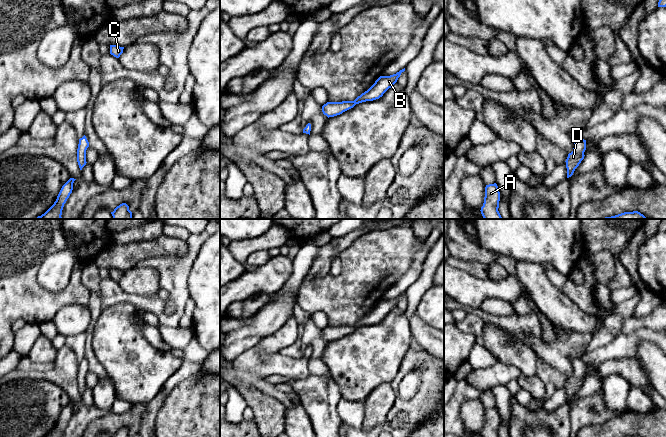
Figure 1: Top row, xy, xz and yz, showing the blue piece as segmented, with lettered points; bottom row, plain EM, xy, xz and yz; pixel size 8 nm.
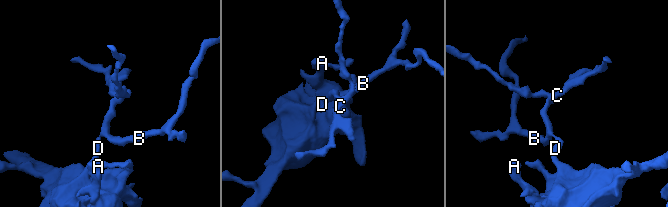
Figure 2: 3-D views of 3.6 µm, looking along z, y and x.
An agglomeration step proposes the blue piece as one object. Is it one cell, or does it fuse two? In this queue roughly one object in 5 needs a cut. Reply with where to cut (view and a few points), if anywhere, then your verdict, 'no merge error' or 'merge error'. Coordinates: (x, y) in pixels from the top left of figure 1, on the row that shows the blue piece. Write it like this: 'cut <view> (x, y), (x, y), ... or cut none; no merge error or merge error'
cut none; no merge error

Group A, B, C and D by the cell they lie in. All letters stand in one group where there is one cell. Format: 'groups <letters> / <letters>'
groups A B C D

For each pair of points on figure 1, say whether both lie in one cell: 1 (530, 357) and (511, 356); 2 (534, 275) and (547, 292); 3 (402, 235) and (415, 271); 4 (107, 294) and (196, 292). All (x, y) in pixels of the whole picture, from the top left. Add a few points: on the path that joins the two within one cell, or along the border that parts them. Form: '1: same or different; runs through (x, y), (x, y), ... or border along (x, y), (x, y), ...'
1: same; runs through (525, 357), (516, 356)
2: same; runs through (534, 279), (543, 288)
3: different; border along (425, 243), (415, 254), (411, 267), (397, 281)
4: different; border along (191, 269), (188, 275), (188, 297)

